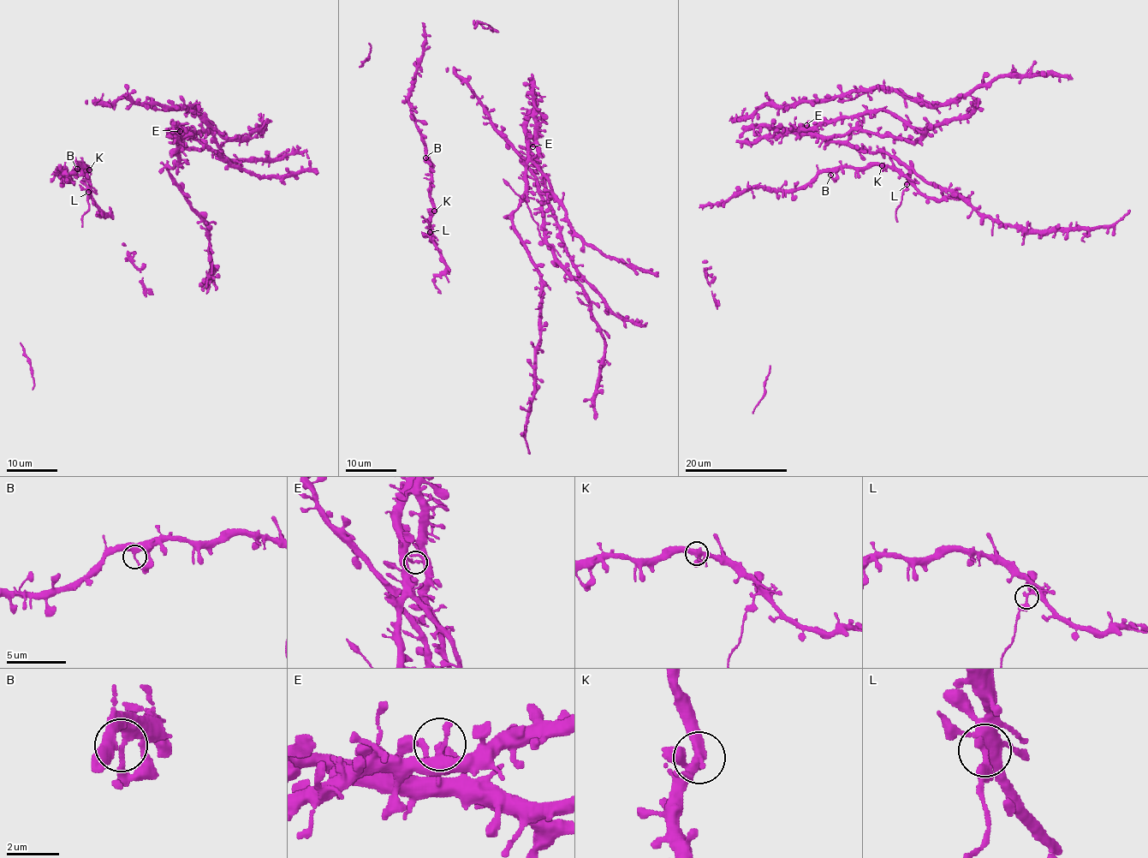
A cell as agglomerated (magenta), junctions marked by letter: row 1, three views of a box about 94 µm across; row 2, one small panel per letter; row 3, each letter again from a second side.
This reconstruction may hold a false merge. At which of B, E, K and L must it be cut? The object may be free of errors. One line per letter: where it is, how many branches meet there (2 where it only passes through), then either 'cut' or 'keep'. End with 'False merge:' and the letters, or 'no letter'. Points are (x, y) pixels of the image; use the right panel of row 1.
B: place (830, 175); branches 3; keep
E: place (806, 125); branches 3; keep
K: place (882, 165); branches 3; keep
L: place (907, 184); branches 3; cut
False merge: L

